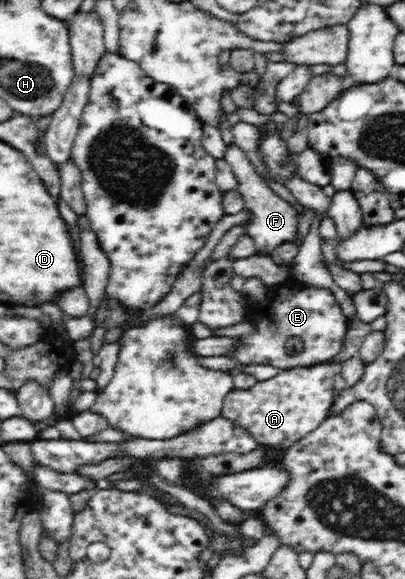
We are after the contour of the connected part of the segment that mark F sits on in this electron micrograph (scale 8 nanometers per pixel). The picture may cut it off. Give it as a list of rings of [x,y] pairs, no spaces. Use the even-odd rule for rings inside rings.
[[[234,142],[227,144],[225,160],[235,173],[238,192],[245,202],[245,209],[254,214],[254,220],[245,226],[245,233],[254,240],[255,253],[263,253],[263,255],[267,253],[270,256],[277,246],[291,241],[299,243],[300,246],[305,239],[301,239],[297,233],[301,225],[299,224],[301,214],[290,203],[269,189],[267,181],[255,172],[255,167],[247,155]]]

